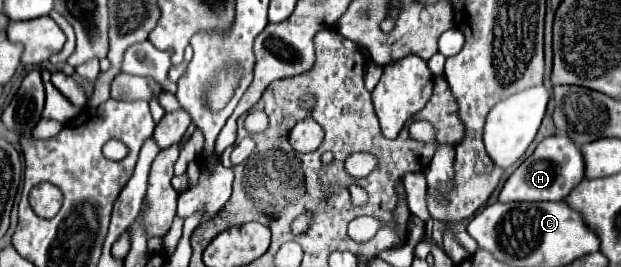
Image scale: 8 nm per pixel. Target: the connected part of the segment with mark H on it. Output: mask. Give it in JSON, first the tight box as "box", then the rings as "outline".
{"box":[499,135,583,201],"outline":[[[565,135],[545,137],[531,157],[527,157],[515,173],[505,181],[499,201],[563,201],[577,183],[583,179],[583,155],[579,147]]]}

